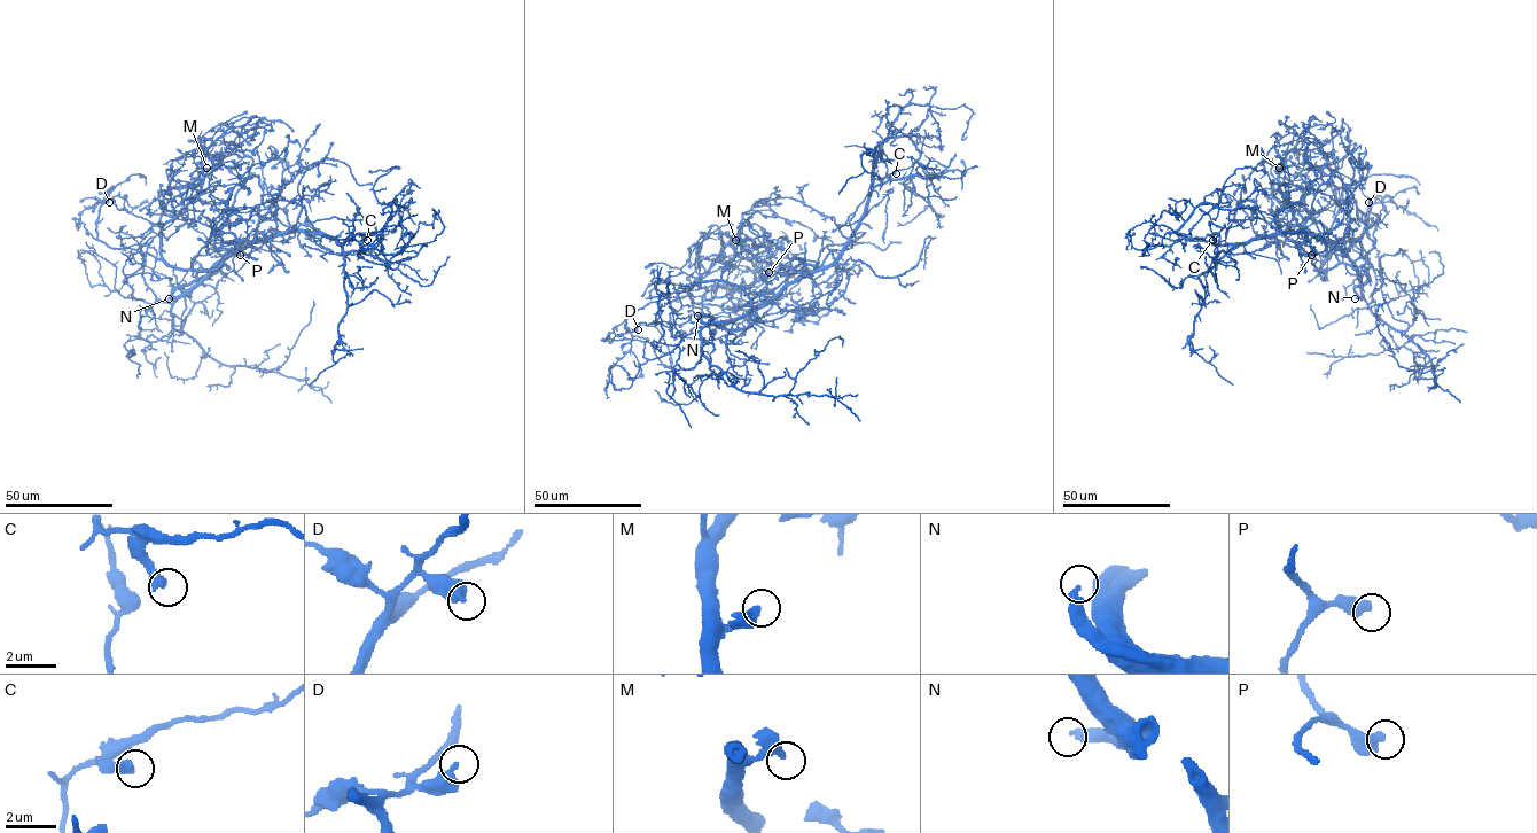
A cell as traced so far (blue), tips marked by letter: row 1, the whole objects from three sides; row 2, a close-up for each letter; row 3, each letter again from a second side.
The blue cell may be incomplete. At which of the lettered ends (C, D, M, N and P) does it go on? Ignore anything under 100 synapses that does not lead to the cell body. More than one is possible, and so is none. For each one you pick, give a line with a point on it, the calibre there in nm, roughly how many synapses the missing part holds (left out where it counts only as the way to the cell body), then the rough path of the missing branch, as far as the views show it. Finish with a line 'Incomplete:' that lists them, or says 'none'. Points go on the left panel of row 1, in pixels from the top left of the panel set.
N: (169, 298) | 360 nm | (169, 298), (158, 316), (132, 335), (103, 367), (90, 371), (64, 363)
Incomplete: N

